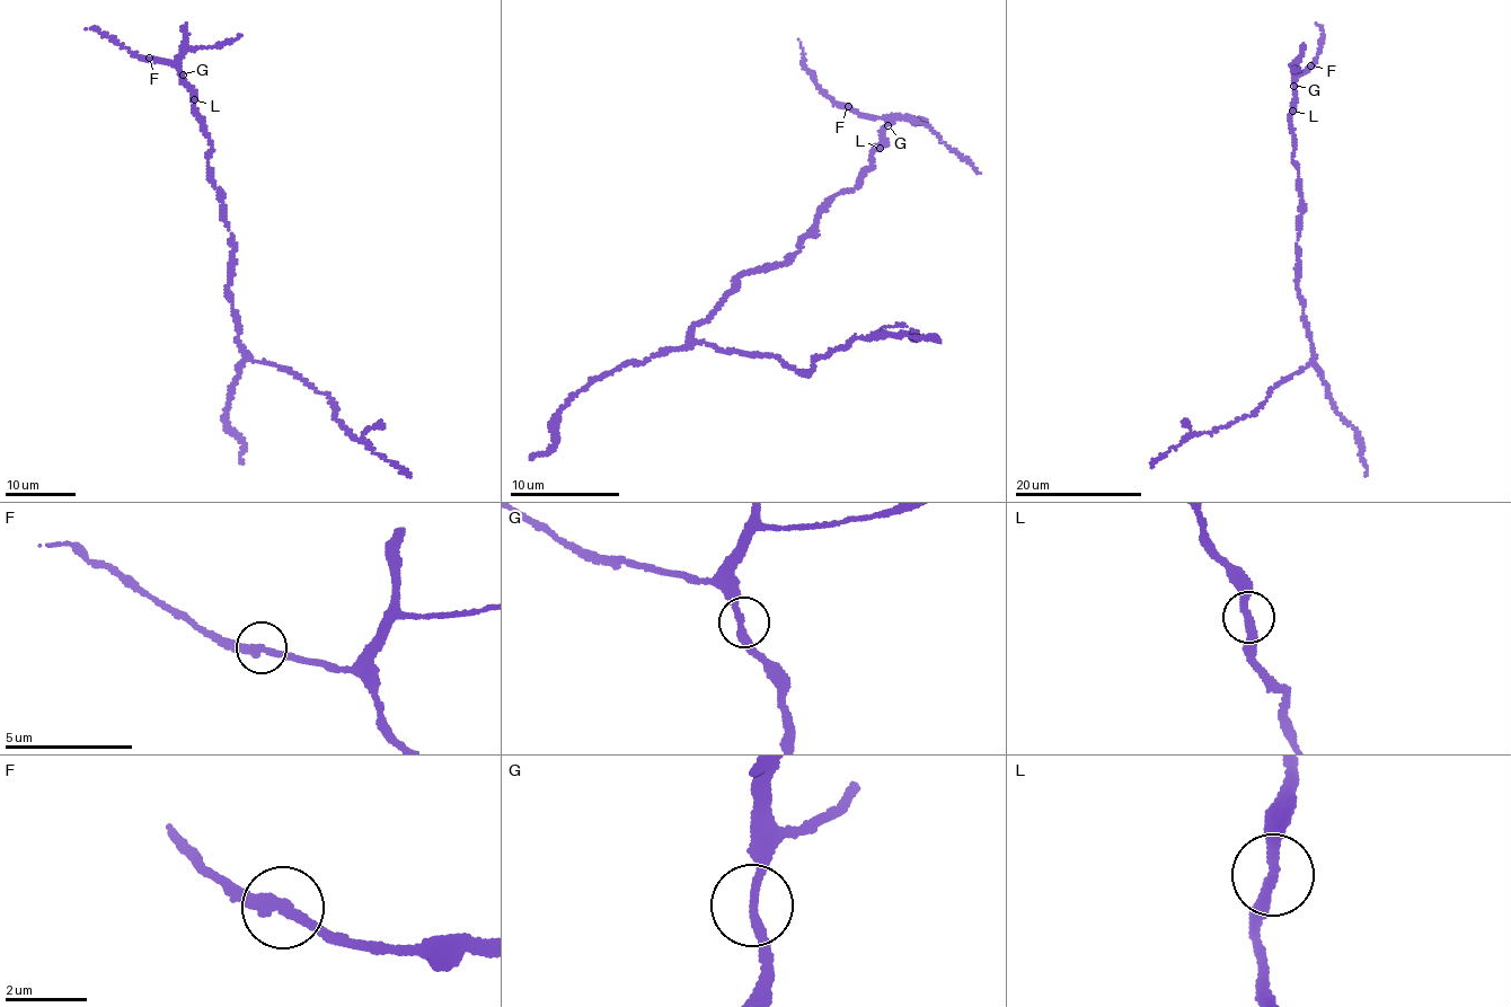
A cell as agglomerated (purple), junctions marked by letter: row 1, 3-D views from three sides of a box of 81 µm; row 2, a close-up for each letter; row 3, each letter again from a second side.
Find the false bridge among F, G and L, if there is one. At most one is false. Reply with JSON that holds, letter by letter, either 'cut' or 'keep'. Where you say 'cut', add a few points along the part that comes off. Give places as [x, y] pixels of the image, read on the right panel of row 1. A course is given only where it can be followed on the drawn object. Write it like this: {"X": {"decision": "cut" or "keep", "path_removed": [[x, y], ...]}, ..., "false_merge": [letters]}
{"F": {"decision": "keep"}, "G": {"decision": "keep"}, "L": {"decision": "keep"}, "false_merge": []}

